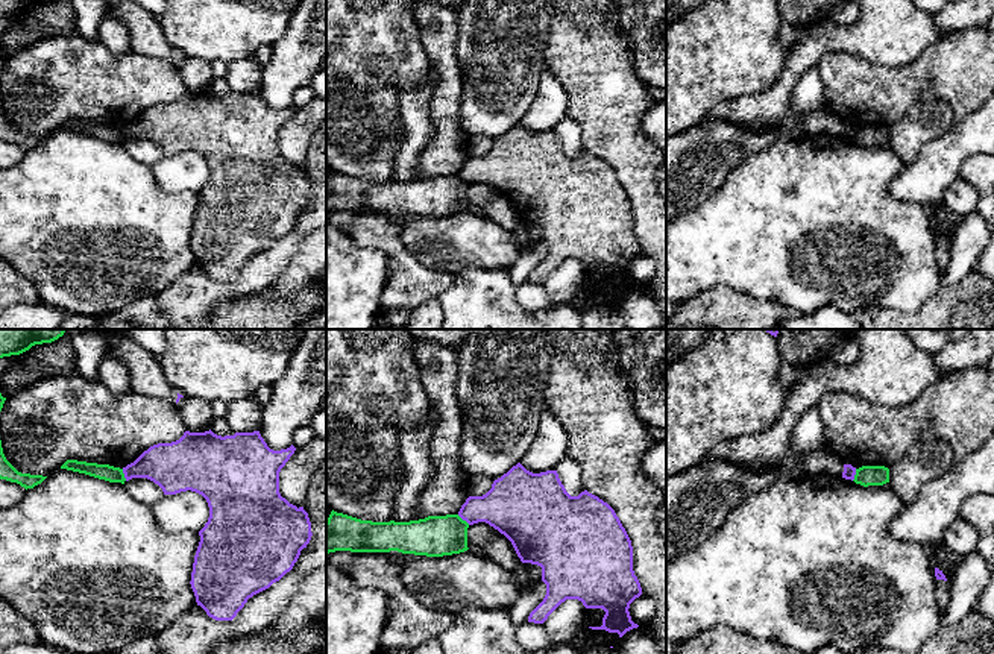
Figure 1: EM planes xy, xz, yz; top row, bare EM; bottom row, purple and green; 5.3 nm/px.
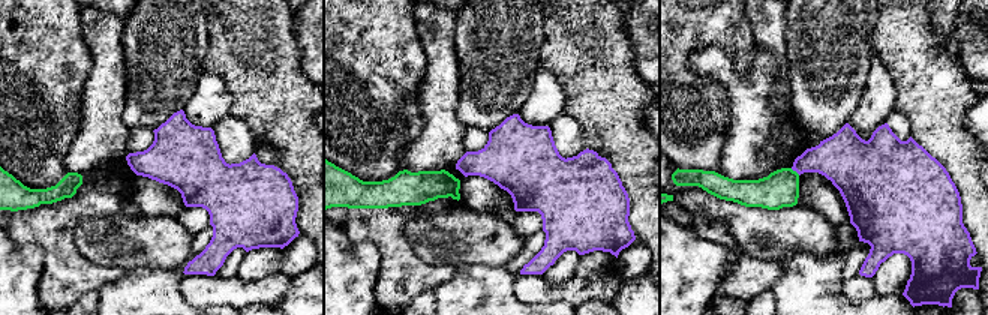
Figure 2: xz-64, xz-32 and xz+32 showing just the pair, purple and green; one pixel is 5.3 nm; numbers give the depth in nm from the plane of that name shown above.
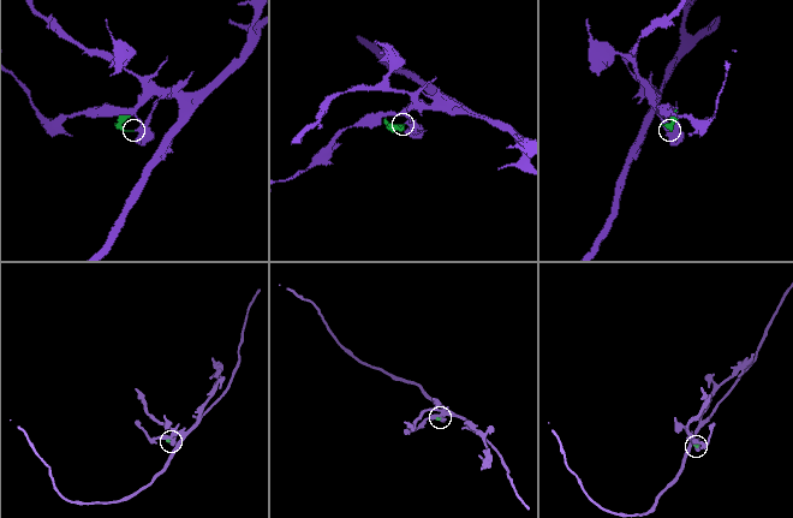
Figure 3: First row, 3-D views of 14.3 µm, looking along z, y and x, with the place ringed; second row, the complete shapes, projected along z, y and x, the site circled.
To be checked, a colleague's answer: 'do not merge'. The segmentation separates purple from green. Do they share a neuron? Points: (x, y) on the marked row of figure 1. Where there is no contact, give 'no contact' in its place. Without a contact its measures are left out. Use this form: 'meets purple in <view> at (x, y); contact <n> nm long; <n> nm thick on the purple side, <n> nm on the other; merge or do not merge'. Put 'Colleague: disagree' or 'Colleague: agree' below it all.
meets purple in xy at (125, 475); contact 70 nm long; 240 nm thick on the purple side, 90 nm on the other; do not merge
Colleague: agree

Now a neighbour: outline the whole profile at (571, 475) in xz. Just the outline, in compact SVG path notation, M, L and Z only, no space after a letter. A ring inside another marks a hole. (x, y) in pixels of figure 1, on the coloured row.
M563 458L557 467L557 473L571 496L578 496L584 492L583 470L572 458Z

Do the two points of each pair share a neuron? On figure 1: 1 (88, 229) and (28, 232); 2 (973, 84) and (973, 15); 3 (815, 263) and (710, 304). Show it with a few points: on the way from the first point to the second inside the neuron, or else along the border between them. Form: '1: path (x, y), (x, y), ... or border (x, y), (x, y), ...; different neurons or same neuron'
1: path (73, 229), (43, 229); same neuron
2: border (978, 28), (955, 31), (947, 35); different neurons
3: border (703, 293), (717, 287), (729, 287), (774, 302); different neurons

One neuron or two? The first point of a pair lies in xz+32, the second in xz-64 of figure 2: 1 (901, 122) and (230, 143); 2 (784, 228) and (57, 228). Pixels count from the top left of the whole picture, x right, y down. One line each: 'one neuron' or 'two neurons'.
1: one neuron
2: two neurons

